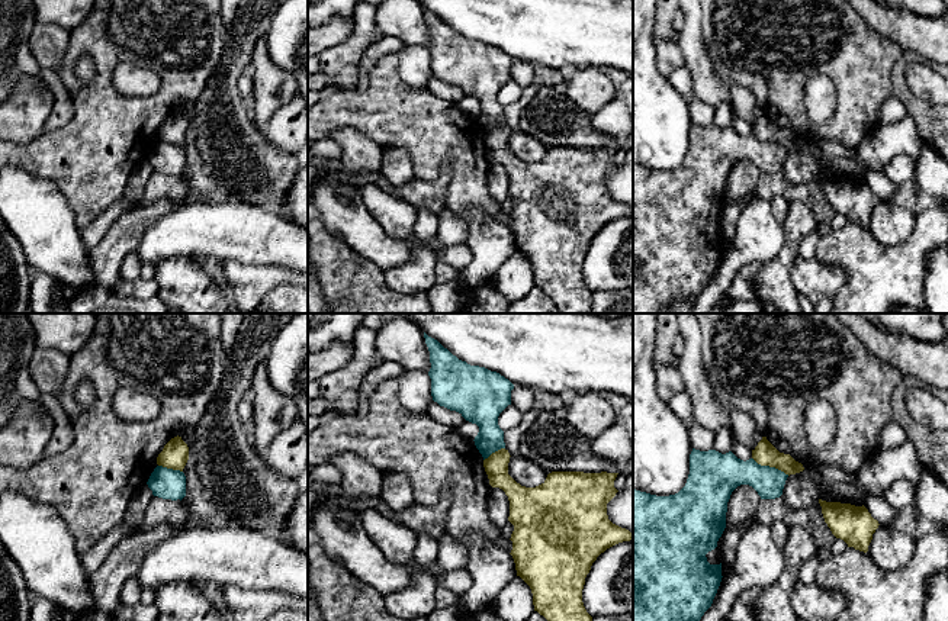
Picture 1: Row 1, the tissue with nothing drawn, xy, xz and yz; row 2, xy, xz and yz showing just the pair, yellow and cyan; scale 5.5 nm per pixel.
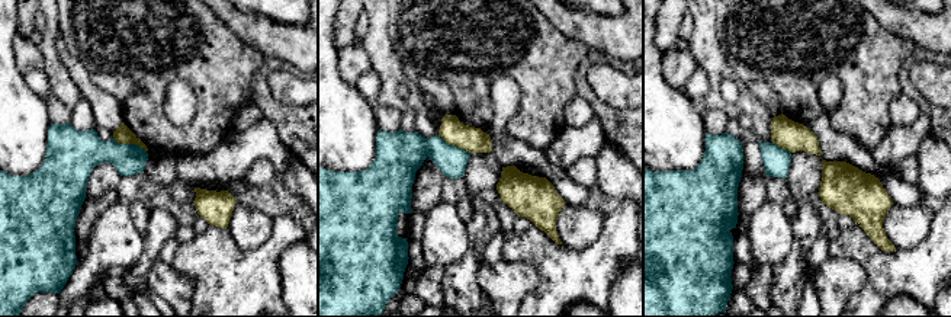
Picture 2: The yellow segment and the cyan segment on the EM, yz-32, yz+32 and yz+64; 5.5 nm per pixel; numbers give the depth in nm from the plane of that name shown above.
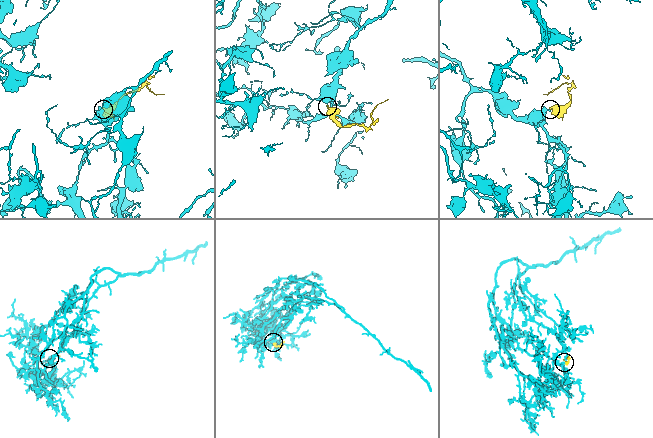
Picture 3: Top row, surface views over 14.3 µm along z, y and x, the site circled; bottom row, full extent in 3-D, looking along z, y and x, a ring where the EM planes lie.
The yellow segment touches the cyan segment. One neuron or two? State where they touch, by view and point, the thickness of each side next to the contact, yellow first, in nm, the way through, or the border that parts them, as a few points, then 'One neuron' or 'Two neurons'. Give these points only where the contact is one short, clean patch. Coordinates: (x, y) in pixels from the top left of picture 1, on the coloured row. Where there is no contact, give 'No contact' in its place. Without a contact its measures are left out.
Touches yellow at yz (771, 466). Thickness 130 nm (yellow) against 200 nm. Boundary: yz (752, 457), (761, 465), (774, 466), (789, 475). Two neurons

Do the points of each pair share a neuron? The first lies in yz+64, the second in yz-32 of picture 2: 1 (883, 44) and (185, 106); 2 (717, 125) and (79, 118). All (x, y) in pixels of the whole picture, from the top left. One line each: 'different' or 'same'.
1: different
2: different

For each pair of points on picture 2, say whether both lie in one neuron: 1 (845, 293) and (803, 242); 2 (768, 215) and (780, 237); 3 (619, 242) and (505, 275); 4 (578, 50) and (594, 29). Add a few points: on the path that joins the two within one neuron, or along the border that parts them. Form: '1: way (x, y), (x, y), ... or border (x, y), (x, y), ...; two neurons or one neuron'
1: border (807, 268), (806, 284); two neurons
2: way (768, 221), (774, 231); one neuron
3: border (504, 259), (537, 274), (523, 298); two neurons
4: border (553, 25), (568, 37), (578, 39), (588, 51); two neurons

